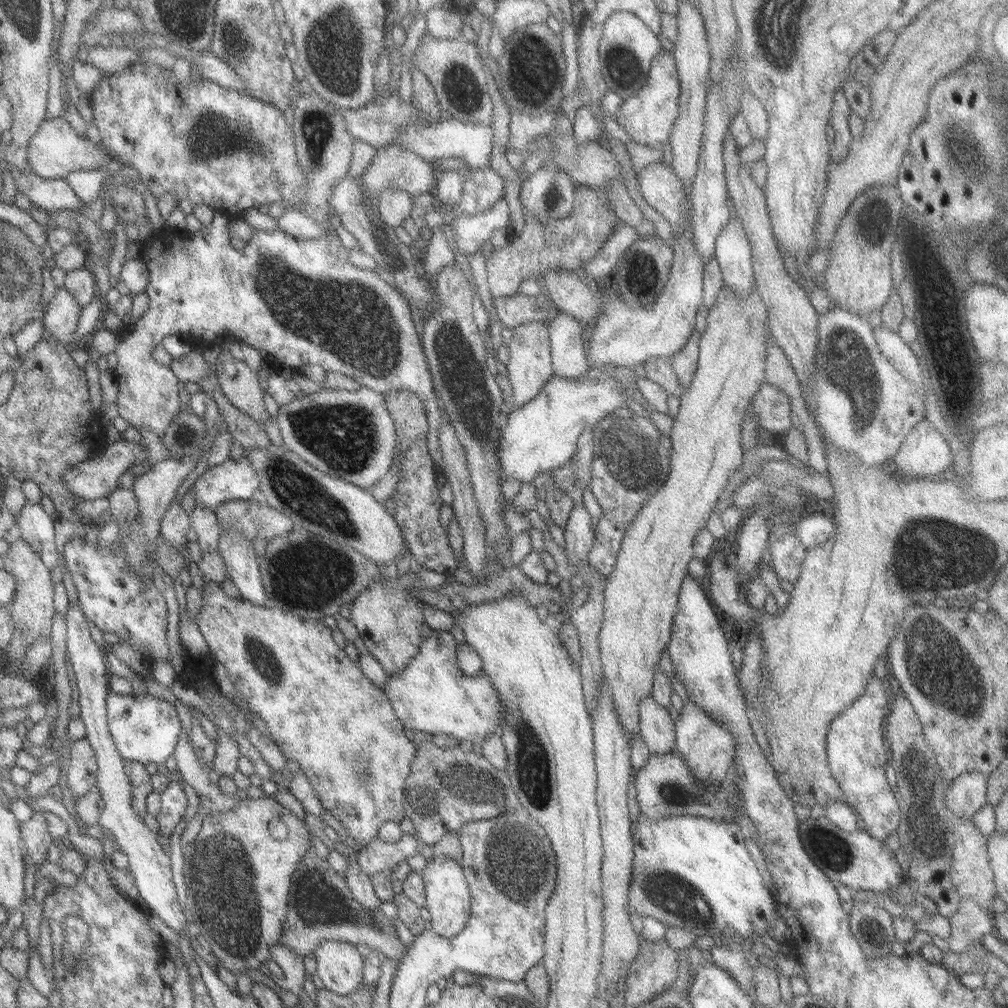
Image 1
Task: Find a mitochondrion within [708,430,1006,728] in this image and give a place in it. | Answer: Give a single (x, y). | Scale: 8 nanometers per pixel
(935, 668)

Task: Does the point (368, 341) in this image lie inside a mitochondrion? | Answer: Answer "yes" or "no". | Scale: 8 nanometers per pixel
yes

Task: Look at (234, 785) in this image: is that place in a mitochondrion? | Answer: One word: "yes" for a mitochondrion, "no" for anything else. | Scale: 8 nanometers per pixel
no

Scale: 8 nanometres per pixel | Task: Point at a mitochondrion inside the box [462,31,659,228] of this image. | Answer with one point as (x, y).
(520, 72)

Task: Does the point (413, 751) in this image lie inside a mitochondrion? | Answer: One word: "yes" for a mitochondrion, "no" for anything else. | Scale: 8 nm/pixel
no

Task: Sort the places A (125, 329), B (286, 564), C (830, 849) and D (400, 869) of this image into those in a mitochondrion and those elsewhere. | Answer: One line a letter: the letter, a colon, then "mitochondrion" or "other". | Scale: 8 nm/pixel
A: other
B: mitochondrion
C: mitochondrion
D: other

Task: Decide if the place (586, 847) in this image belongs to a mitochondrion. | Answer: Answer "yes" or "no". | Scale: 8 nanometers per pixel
no

